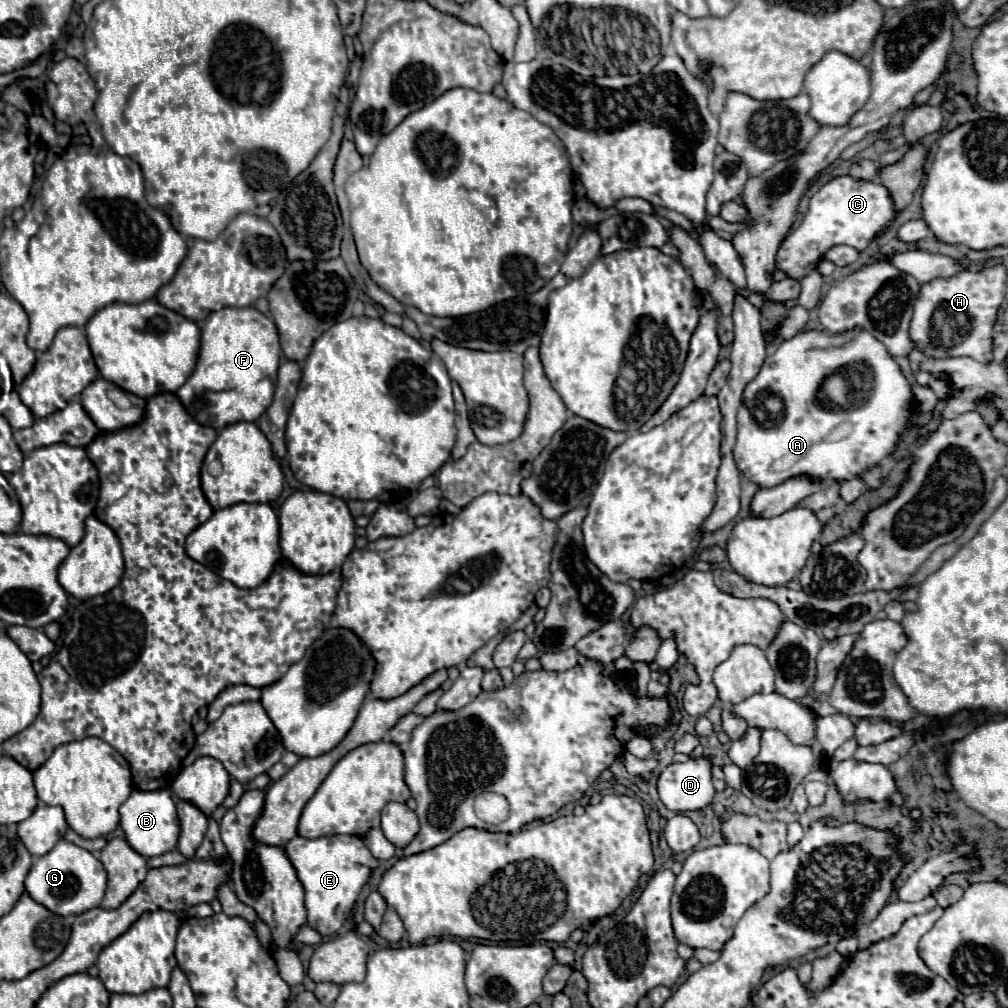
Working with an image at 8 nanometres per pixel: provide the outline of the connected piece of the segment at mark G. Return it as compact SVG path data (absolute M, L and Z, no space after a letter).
M61 839L47 855L39 857L27 879L25 891L49 911L57 915L81 915L93 907L97 907L105 895L107 887L107 871L103 869L101 861L93 857L87 849L81 849L65 839Z

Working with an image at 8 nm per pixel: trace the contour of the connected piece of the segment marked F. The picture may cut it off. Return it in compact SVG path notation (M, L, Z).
M255 307L215 311L207 317L201 331L199 367L195 367L187 383L179 387L177 397L197 423L217 431L237 421L257 421L271 405L279 361L281 345L273 319Z

